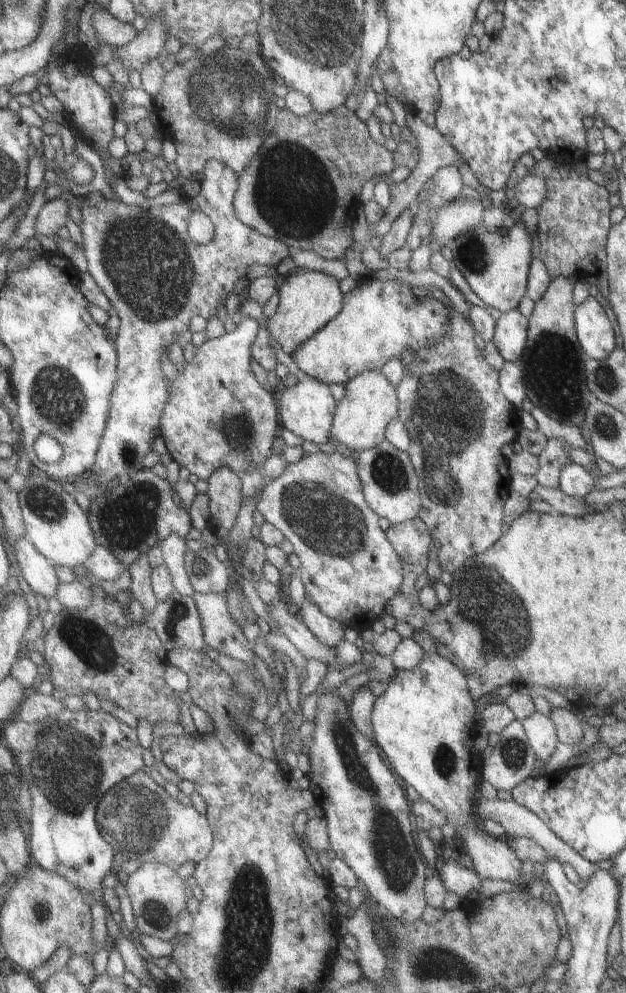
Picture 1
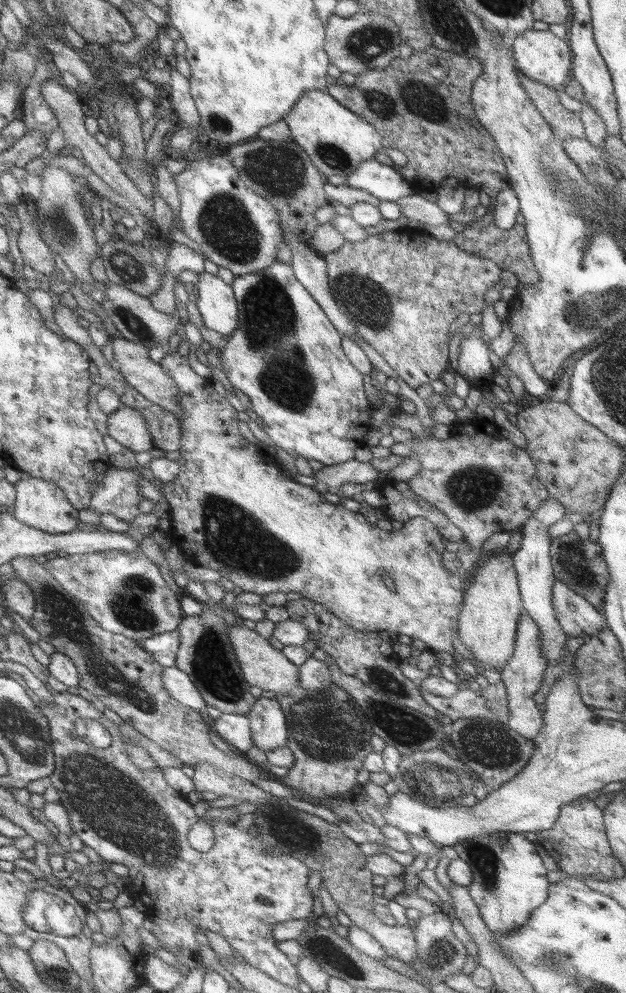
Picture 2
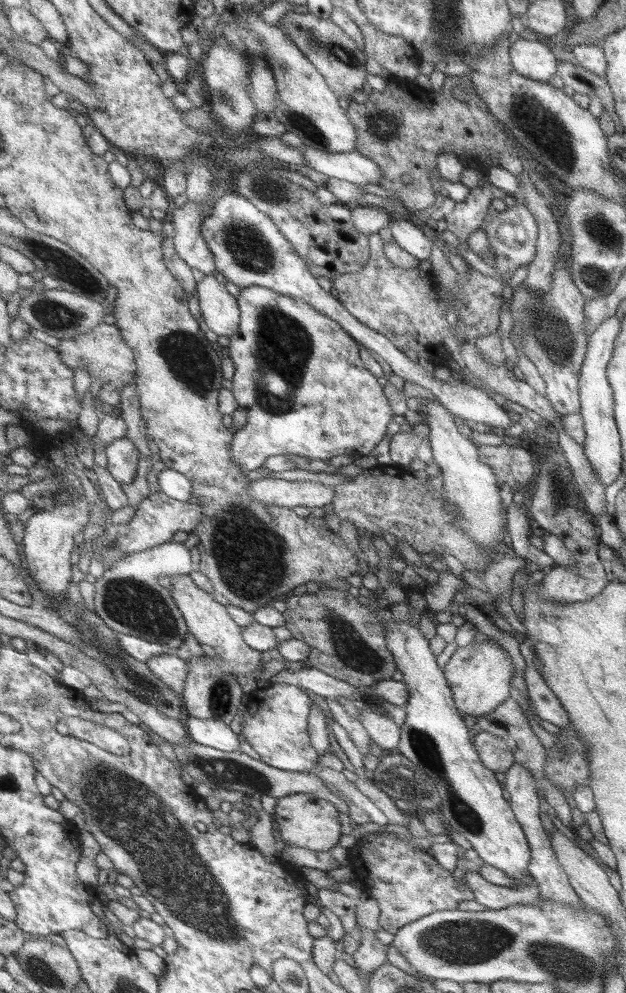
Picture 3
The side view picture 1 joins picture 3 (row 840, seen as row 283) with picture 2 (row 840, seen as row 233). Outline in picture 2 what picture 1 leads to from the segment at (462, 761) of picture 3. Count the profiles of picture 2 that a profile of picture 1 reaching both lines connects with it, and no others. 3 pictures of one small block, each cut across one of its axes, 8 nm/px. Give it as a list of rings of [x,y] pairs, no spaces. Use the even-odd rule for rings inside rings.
[[[507,832],[503,834],[485,834],[475,836],[471,840],[457,842],[453,848],[473,870],[473,883],[469,885],[469,893],[473,898],[473,905],[479,910],[479,916],[493,936],[503,936],[519,926],[523,926],[531,917],[532,911],[536,910],[547,897],[549,882],[545,878],[546,869],[533,847],[533,842],[525,839],[521,833]]]

